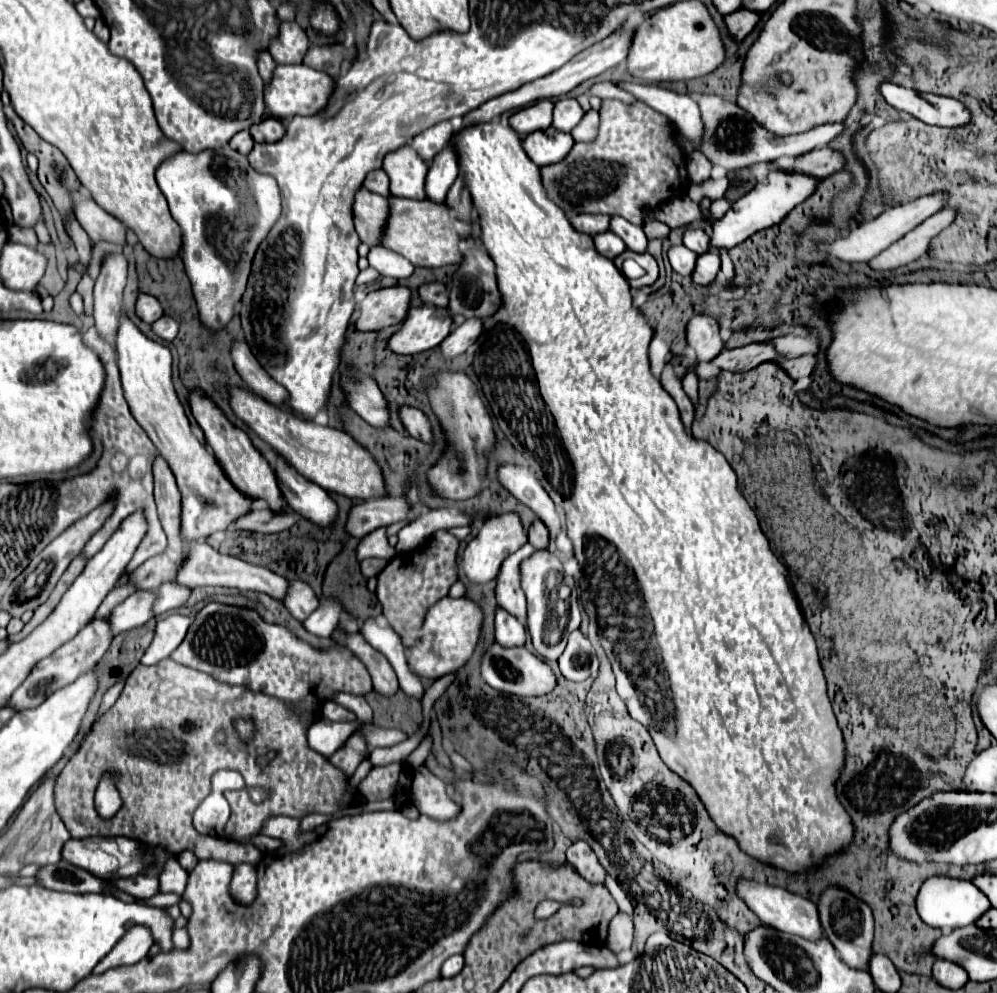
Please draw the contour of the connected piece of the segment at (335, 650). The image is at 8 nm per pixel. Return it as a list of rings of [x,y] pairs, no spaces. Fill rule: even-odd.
[[[209,602],[197,612],[185,640],[171,658],[189,668],[213,674],[215,678],[221,678],[221,682],[239,684],[253,692],[277,696],[285,702],[291,702],[295,710],[311,710],[319,718],[321,706],[333,692],[367,696],[375,688],[375,692],[383,696],[393,696],[399,690],[399,682],[393,668],[389,666],[389,660],[383,658],[381,652],[373,650],[373,646],[369,646],[362,634],[357,632],[357,618],[343,614],[339,628],[331,635],[335,644],[331,648],[319,650],[297,638],[285,626],[265,622],[255,608]]]

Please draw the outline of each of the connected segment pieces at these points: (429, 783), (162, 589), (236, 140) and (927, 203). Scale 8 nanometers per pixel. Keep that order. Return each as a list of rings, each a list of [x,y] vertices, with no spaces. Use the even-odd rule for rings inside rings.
[[[425,766],[415,768],[413,802],[421,814],[429,814],[431,818],[453,818],[459,810],[447,790],[447,784],[433,776]]]
[[[169,582],[161,584],[157,590],[155,590],[155,602],[153,602],[153,614],[155,616],[161,616],[173,608],[179,608],[185,604],[185,600],[189,598],[189,588],[185,586],[173,586]]]
[[[243,130],[243,132],[239,132],[239,134],[235,134],[235,136],[231,138],[231,142],[229,142],[229,146],[231,146],[233,150],[237,150],[237,152],[241,152],[241,154],[249,154],[249,150],[253,148],[253,138],[251,138],[251,134],[249,134],[249,130]]]
[[[937,192],[931,196],[923,196],[917,200],[911,200],[907,204],[899,204],[899,206],[891,206],[887,208],[883,214],[879,214],[877,218],[859,224],[855,230],[839,236],[833,242],[823,242],[819,246],[815,246],[815,250],[821,250],[829,256],[835,256],[843,262],[869,262],[871,258],[875,258],[879,252],[883,252],[887,246],[891,246],[893,242],[897,242],[899,238],[903,238],[907,232],[911,232],[915,226],[919,226],[925,218],[933,216],[935,212],[941,210],[941,204],[945,202],[947,194],[945,192]]]

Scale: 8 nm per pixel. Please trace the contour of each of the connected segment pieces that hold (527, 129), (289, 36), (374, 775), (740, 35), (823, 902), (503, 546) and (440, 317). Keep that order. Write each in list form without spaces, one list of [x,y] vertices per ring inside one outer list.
[[[537,100],[535,104],[517,110],[509,118],[509,124],[521,136],[527,136],[527,134],[537,132],[537,130],[547,130],[551,126],[553,106],[555,106],[553,100]]]
[[[281,22],[279,34],[269,42],[269,52],[277,64],[299,64],[307,48],[307,34],[295,22]]]
[[[392,763],[389,766],[377,766],[359,784],[359,788],[367,796],[367,800],[387,798],[387,795],[393,795],[402,769],[403,767],[400,763]]]
[[[739,8],[733,14],[725,16],[725,28],[735,38],[735,42],[741,42],[753,30],[753,26],[757,24],[757,20],[759,20],[757,12]]]
[[[827,886],[817,902],[819,920],[823,926],[823,932],[827,940],[837,948],[841,960],[853,968],[867,968],[869,956],[871,956],[871,940],[873,940],[873,914],[871,908],[851,894],[847,888],[841,886]]]
[[[501,514],[501,516],[489,518],[483,524],[483,528],[479,530],[479,534],[467,544],[467,548],[463,552],[463,560],[461,560],[463,574],[467,576],[469,582],[475,582],[475,584],[487,584],[487,582],[495,580],[497,570],[499,570],[501,562],[507,558],[507,554],[513,550],[519,550],[519,546],[525,542],[527,542],[527,536],[523,532],[523,526],[519,522],[517,514]]]
[[[421,306],[411,308],[401,330],[389,340],[389,348],[397,354],[417,354],[439,346],[453,330],[453,318],[447,308]]]

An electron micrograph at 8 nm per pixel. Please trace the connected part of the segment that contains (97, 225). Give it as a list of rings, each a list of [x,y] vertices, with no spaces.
[[[73,190],[71,200],[73,200],[75,218],[79,220],[79,224],[83,226],[83,230],[89,234],[93,242],[109,240],[109,242],[125,244],[125,232],[127,232],[125,226],[115,216],[105,212],[91,198],[91,194],[81,194],[79,190]]]

